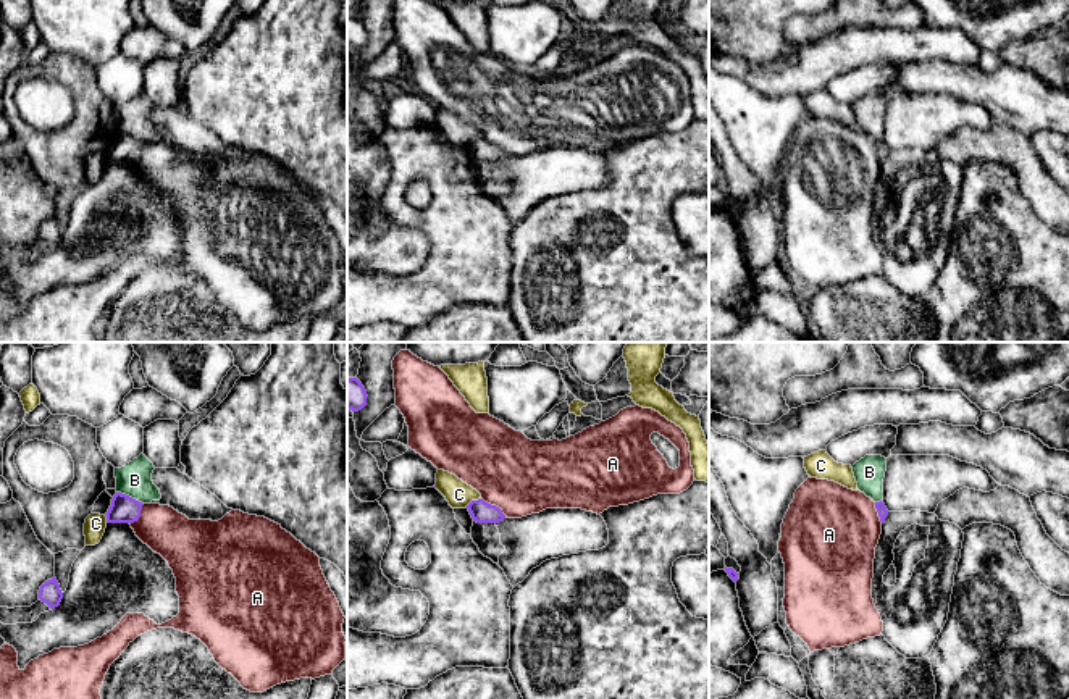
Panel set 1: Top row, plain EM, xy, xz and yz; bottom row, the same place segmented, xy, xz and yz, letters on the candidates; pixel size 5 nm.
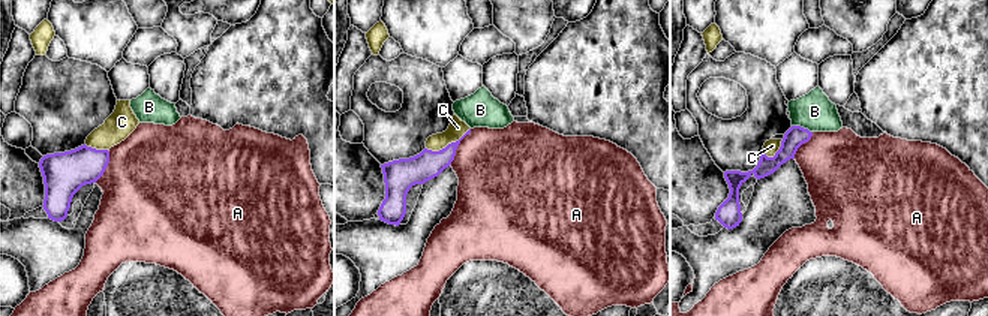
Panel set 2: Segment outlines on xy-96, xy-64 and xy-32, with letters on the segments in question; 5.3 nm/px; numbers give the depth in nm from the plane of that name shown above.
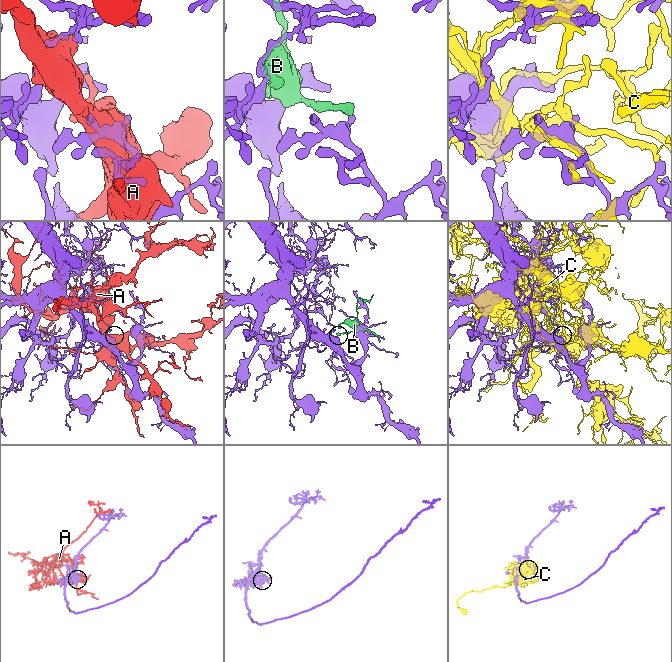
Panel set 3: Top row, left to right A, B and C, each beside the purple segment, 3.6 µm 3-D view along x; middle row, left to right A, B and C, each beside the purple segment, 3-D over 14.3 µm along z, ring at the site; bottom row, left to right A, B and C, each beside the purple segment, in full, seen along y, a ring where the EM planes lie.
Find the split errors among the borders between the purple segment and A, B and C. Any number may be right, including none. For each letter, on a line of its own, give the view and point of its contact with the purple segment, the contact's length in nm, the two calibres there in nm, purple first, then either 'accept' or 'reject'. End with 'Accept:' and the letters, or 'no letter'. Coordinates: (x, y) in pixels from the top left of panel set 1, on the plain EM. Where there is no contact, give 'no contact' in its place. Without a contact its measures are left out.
A: meets purple in xz at (494, 144); contact 160 nm long; 110 nm thick on the purple side, 380 nm on the other; reject
B: meets purple in xy at (128, 134); contact 150 nm long; 140 nm thick on the purple side, 170 nm on the other; reject
C: meets purple in xz at (472, 139); contact 90 nm long; 110 nm thick on the purple side, 140 nm on the other; reject
Accept: no letter

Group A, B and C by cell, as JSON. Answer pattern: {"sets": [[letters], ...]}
{"sets": [["A"], ["B"], ["C"]]}

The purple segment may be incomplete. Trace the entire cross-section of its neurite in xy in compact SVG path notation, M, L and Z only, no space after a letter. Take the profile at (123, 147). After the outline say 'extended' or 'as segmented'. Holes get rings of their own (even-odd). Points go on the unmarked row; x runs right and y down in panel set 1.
M116 131L111 137L111 144L107 150L107 161L134 161L140 155L142 140Z | as segmented

